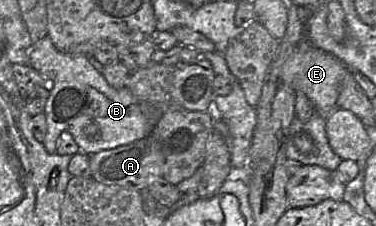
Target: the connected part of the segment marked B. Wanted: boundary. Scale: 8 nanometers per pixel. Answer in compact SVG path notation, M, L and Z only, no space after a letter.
M48 36L29 50L29 65L45 78L51 79L44 110L47 133L42 143L49 154L56 153L57 140L62 132L71 134L79 151L88 156L144 139L151 135L169 105L175 103L141 100L127 88L110 86L85 55L59 51Z

